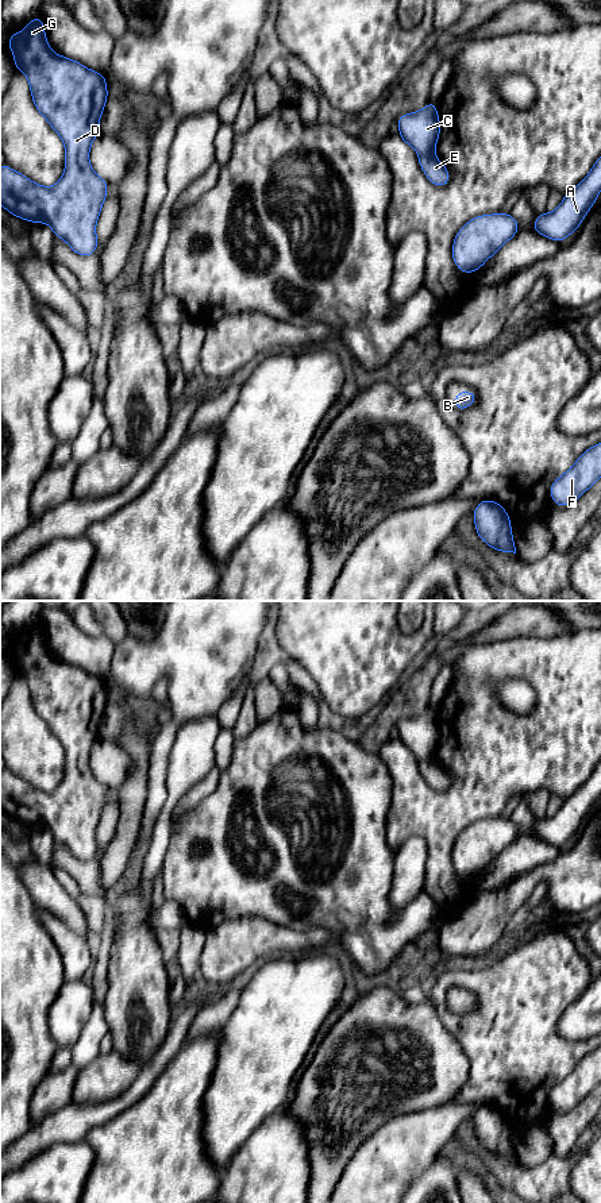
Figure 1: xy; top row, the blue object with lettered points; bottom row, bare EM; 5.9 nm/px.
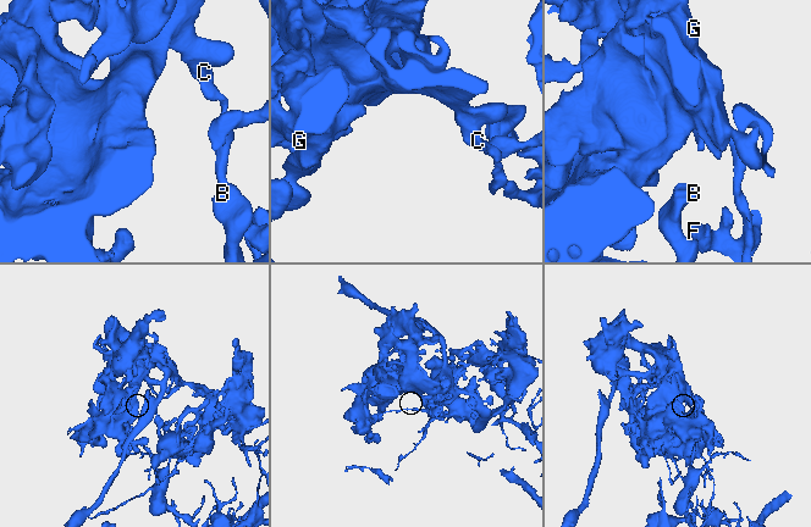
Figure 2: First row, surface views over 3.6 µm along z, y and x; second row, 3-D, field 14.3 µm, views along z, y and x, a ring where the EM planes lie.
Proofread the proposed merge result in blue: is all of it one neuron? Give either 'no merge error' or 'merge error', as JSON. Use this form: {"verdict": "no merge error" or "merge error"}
{"verdict": "merge error"}

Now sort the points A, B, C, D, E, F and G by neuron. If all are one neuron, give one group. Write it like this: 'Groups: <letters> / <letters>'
Groups: A B C D F G / E

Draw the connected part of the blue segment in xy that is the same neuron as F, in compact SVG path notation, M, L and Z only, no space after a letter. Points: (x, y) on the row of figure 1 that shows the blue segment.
M601 442L587 448L550 489L551 500L559 506L574 504L601 478Z

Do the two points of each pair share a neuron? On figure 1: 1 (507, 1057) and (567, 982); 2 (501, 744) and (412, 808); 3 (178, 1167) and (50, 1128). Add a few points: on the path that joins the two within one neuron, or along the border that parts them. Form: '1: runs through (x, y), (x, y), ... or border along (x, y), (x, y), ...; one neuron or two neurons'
1: runs through (512, 1038), (549, 1001); one neuron
2: runs through (484, 767), (443, 808), (435, 808); one neuron
3: border along (111, 1119), (95, 1126), (84, 1140); two neurons

